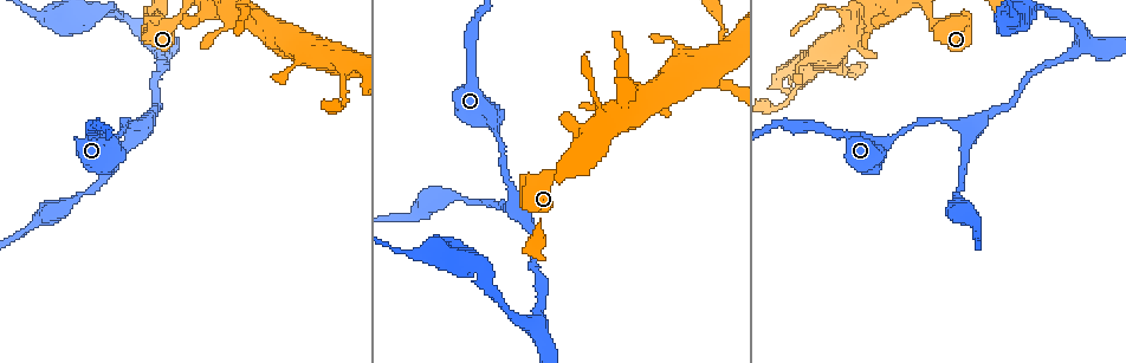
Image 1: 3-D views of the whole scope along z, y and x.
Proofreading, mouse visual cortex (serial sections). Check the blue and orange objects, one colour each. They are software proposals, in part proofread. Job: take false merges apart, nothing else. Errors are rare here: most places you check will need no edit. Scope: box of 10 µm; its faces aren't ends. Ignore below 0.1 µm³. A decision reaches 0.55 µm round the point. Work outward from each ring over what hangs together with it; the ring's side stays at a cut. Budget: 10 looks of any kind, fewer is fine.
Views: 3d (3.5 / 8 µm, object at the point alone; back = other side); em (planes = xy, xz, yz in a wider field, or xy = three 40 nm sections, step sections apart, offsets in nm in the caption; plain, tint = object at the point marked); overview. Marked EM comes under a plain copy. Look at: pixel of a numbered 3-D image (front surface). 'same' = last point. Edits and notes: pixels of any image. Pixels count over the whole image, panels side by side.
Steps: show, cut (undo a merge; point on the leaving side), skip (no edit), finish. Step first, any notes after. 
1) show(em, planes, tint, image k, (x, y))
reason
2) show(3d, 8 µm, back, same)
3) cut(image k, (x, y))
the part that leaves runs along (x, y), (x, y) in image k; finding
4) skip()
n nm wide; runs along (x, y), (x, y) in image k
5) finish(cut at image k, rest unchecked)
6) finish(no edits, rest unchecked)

show(3d, 8 µm, image 1, (141, 129))
sharp bend

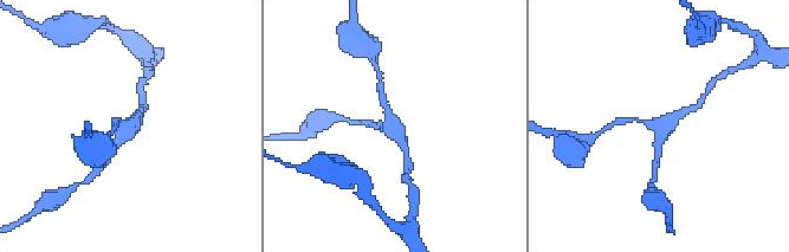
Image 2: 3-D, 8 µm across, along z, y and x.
show(3d, 3.5 µm, same)
zoom in

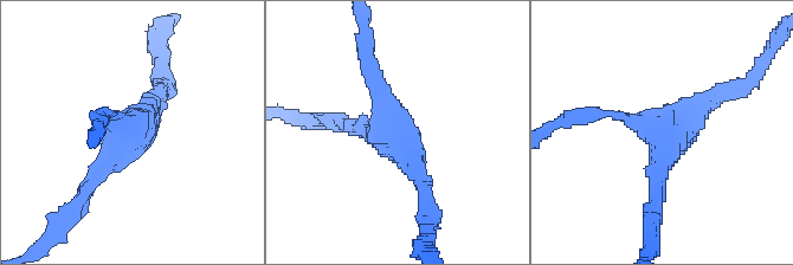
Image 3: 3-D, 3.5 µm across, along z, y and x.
show(em, xy, step 1, tint, image 3, (132, 128))
3 arms; arms of 200, 250, 300 nm

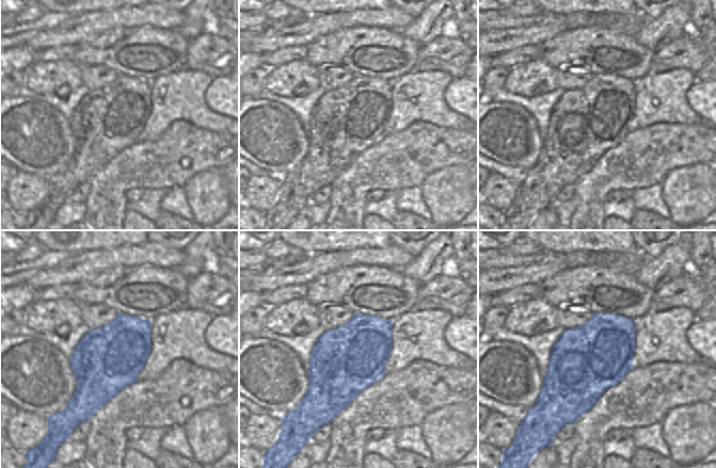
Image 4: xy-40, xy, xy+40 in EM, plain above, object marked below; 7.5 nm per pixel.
skip()
one cell here

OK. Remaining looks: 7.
show(3d, 3.5 µm, image 1, (1086, 44))

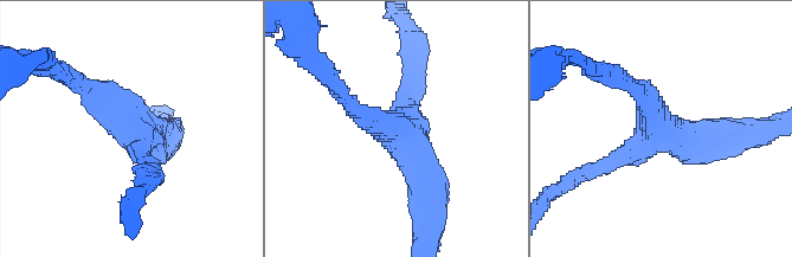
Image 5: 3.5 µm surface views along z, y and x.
show(em, planes, tint, image 5, (404, 128))
3 arms; arms of 200, 250, 450 nm

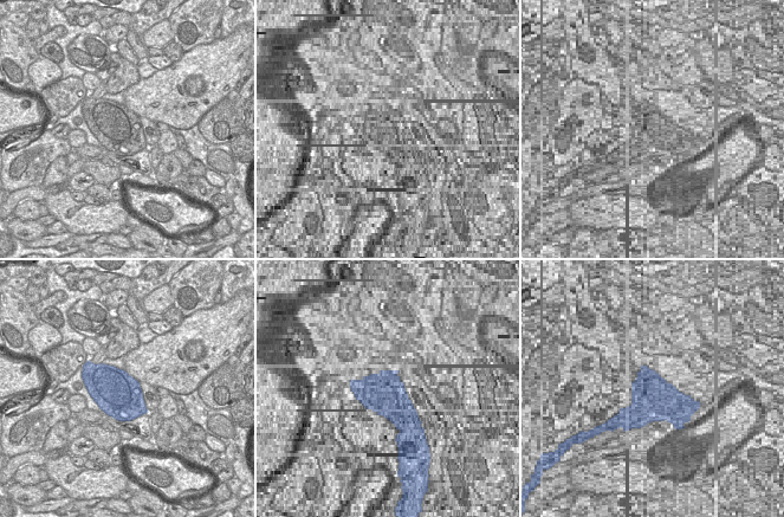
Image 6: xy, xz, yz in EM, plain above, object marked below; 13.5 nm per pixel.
show(em, xy, step 3, tint, same)
another direction

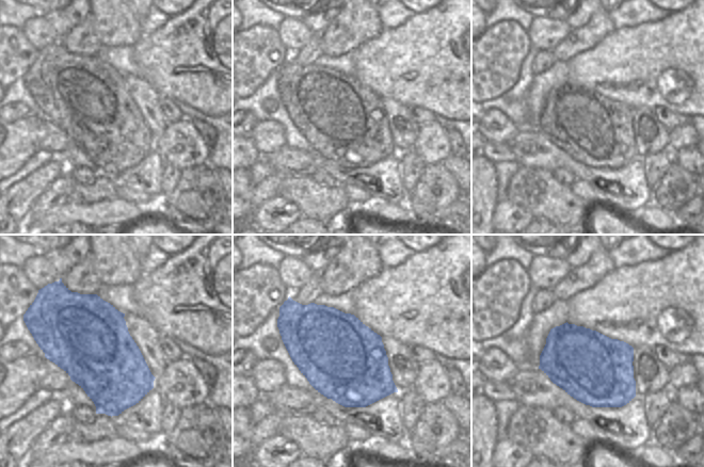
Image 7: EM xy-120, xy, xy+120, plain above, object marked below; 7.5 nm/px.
skip()
runs along (146, 171), (142, 134), (81, 87) in image 5; continuous, no second cell

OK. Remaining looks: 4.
show(3d, 8 µm, image 1, (180, 16))
a narrow waist

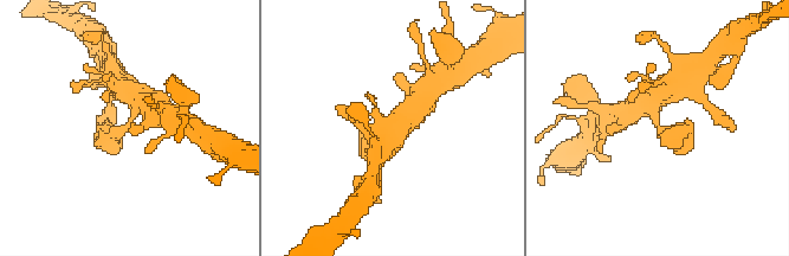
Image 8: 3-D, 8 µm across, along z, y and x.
show(3d, 3.5 µm, back, same)
closer look

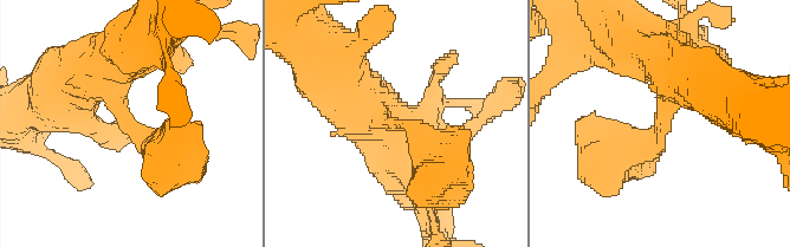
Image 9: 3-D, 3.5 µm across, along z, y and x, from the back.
skip()
all the same cell

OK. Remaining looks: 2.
show(3d, 3.5 µm, image 1, (644, 99))
abrupt turn

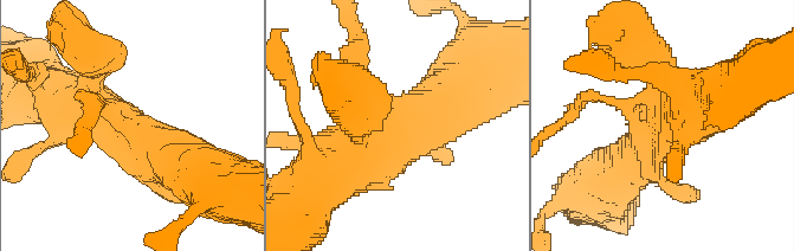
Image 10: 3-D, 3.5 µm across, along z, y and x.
show(em, xy, step 2, tint, image 10, (129, 130))

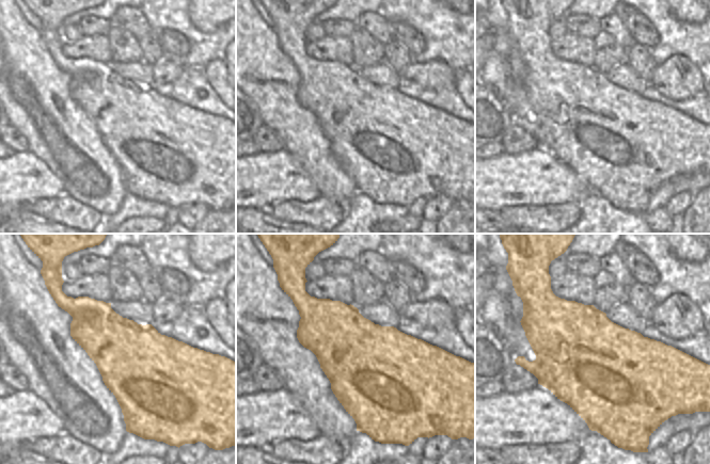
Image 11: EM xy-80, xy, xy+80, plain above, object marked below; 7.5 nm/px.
skip()
runs along (336, 173), (452, 91) in image 10; one cell here

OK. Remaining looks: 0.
finish(no edits, rest unchecked)

